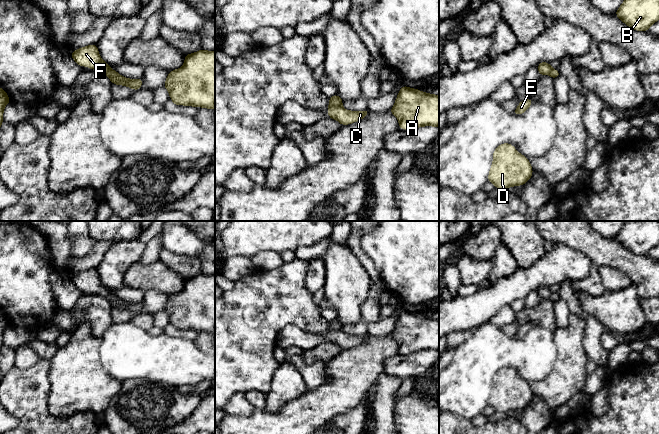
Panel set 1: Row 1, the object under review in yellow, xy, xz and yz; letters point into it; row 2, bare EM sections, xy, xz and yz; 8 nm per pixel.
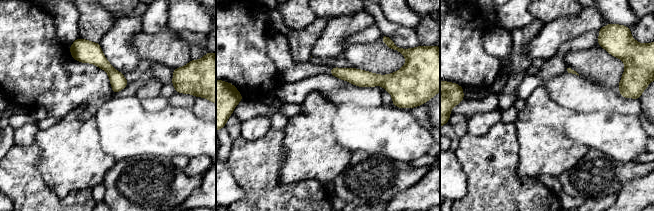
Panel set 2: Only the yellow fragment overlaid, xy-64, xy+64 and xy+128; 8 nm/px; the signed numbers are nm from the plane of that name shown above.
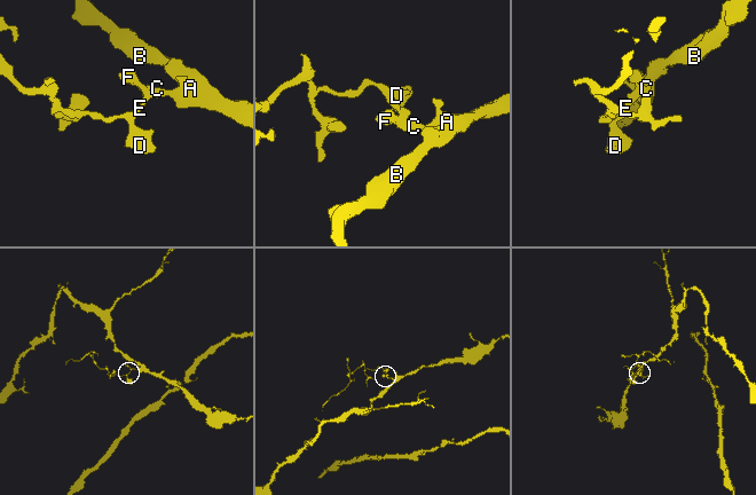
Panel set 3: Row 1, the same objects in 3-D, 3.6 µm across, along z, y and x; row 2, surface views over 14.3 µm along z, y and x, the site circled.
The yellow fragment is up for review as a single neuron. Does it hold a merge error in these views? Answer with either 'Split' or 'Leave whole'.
Split

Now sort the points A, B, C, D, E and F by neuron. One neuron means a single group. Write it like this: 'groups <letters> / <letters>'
groups A B C / D E F

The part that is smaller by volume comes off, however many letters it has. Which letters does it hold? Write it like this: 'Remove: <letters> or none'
Remove: D, E, F

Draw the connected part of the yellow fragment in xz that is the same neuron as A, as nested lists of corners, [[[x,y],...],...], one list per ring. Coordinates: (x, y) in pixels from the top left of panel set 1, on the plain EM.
[[[403,309],[394,330],[389,335],[398,342],[399,353],[439,351],[438,319],[424,317]]]

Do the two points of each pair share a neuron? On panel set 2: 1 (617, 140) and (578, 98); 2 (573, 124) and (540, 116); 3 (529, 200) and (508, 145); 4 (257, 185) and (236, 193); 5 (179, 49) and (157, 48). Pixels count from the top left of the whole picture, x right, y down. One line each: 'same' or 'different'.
1: different
2: different
3: same
4: different
5: same

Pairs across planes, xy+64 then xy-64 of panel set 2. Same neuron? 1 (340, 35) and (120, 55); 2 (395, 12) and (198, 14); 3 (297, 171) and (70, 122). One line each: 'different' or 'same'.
1: same
2: same
3: same

